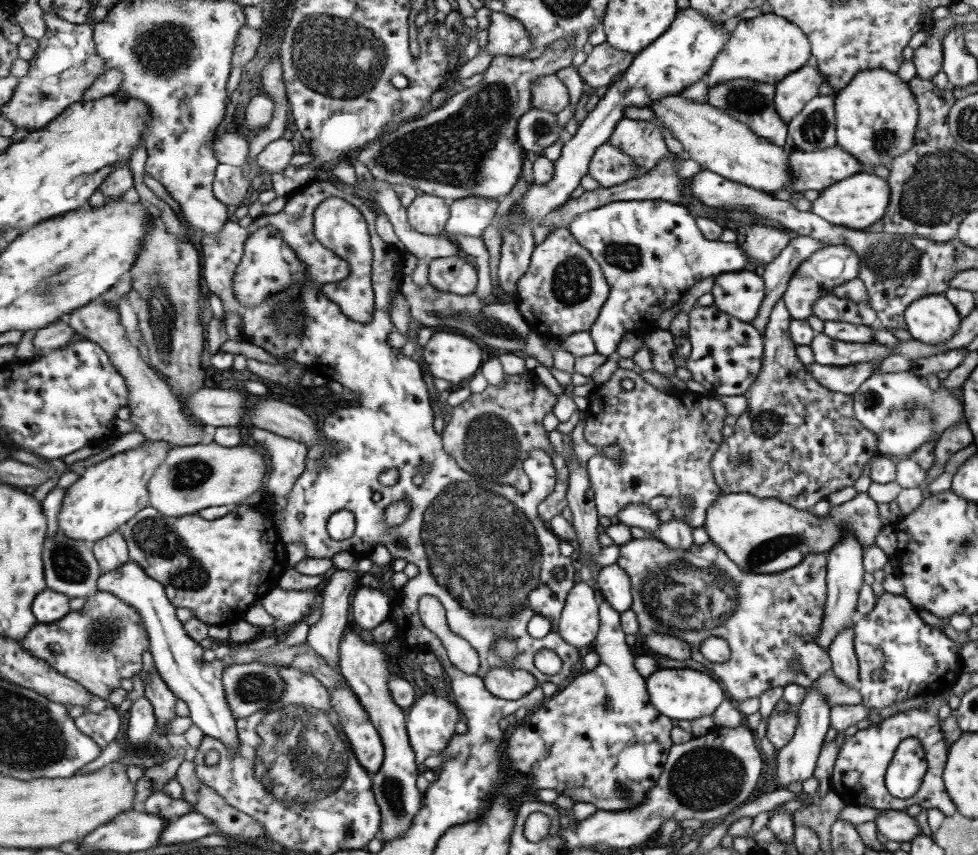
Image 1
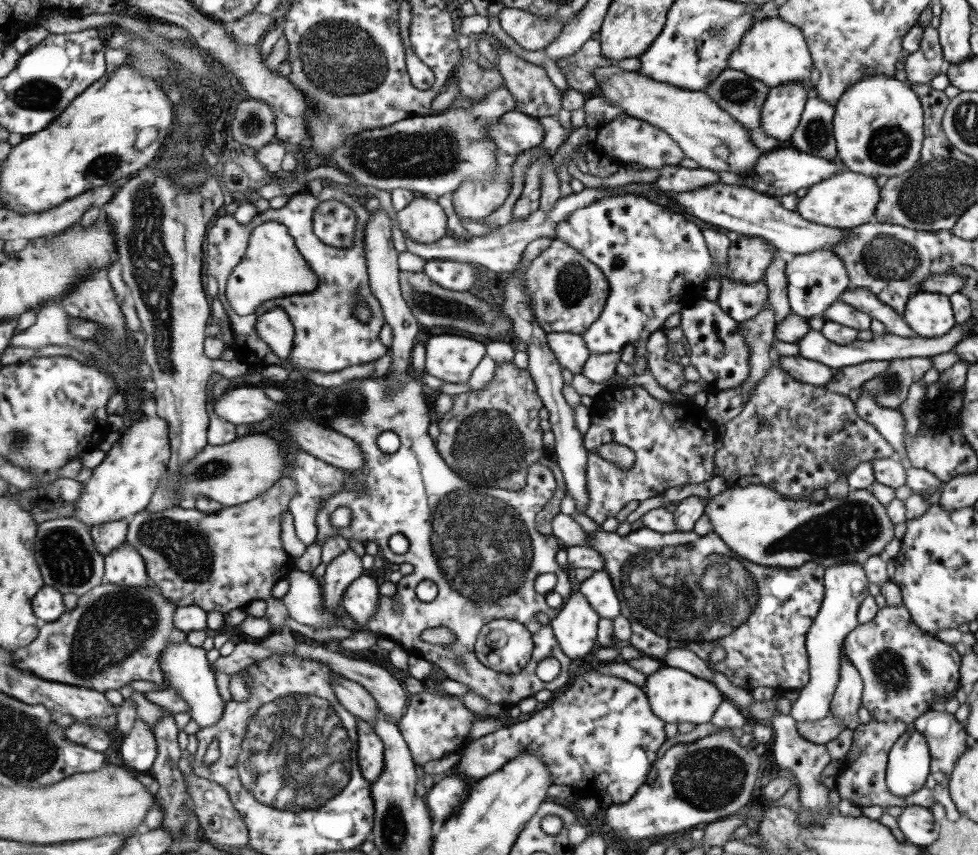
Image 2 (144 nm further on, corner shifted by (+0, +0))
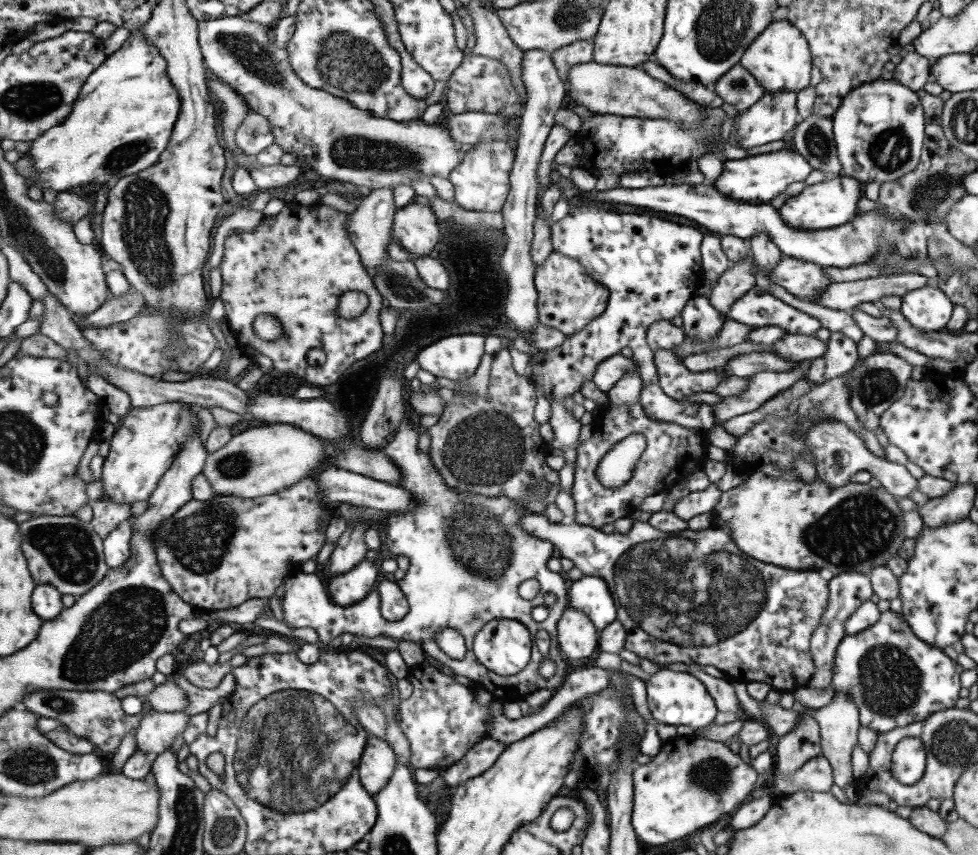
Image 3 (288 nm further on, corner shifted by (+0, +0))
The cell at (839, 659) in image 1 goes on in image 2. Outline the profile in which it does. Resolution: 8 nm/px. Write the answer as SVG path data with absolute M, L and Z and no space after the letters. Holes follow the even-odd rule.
M843 654L839 682L831 700L829 714L837 716L839 720L851 722L851 718L857 718L857 708L861 706L861 694L863 694L863 680L849 662L849 658Z

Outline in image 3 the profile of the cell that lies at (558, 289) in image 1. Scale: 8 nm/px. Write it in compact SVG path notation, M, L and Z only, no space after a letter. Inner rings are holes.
M555 250L547 256L547 262L537 268L535 286L539 292L541 324L559 330L563 336L581 332L583 328L587 328L587 324L591 324L591 320L603 316L611 296L607 288L599 286L599 282L595 282L595 278L591 278L591 274L587 274L587 270L583 270L583 266L575 258Z

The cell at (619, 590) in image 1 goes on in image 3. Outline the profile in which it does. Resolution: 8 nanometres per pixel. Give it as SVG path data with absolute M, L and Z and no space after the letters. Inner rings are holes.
M583 576L573 584L567 584L567 588L567 608L577 608L587 614L595 628L603 630L607 624L617 620L617 602L603 578Z

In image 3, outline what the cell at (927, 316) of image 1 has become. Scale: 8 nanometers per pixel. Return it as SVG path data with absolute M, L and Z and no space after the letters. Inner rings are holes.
M923 286L901 298L899 312L911 328L921 332L947 332L945 326L953 314L953 306L939 288Z

